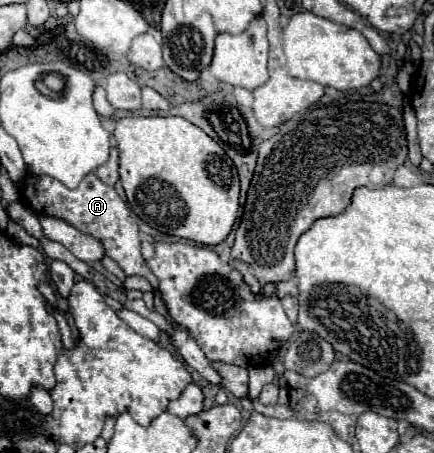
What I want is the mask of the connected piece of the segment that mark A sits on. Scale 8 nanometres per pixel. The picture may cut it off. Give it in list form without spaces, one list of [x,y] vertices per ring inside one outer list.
[[[27,174],[21,182],[19,190],[19,202],[23,202],[27,208],[31,208],[39,216],[53,216],[59,220],[65,220],[69,226],[77,228],[79,232],[99,240],[105,248],[105,256],[115,260],[127,276],[143,276],[151,282],[153,294],[155,294],[155,310],[173,326],[173,328],[183,328],[177,324],[171,316],[169,310],[161,298],[159,292],[159,280],[157,276],[147,268],[143,256],[141,256],[141,240],[139,234],[143,231],[139,229],[138,221],[141,219],[130,209],[127,208],[127,202],[121,199],[121,196],[115,192],[113,186],[103,184],[95,174],[87,174],[85,180],[75,188],[69,190],[65,188],[59,180],[53,180],[49,176],[35,176]]]

